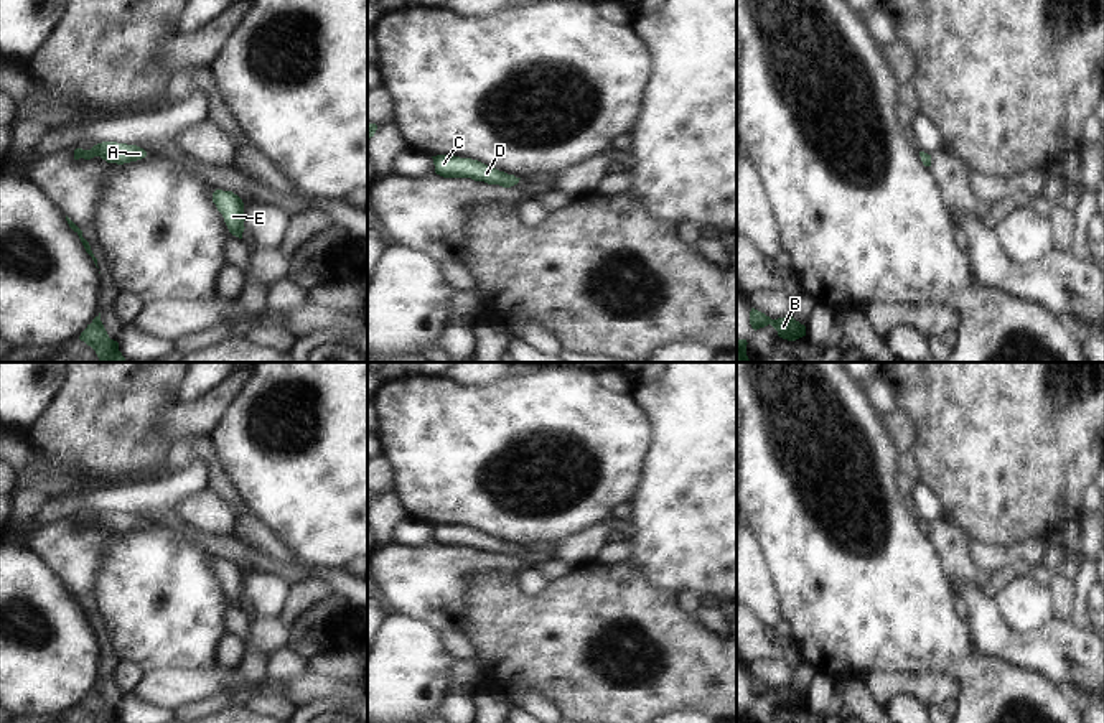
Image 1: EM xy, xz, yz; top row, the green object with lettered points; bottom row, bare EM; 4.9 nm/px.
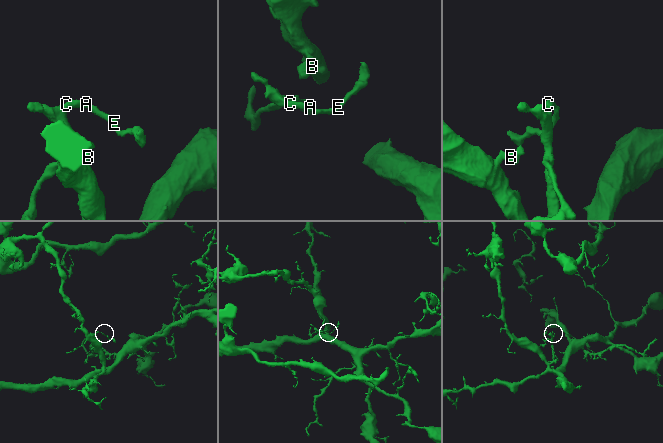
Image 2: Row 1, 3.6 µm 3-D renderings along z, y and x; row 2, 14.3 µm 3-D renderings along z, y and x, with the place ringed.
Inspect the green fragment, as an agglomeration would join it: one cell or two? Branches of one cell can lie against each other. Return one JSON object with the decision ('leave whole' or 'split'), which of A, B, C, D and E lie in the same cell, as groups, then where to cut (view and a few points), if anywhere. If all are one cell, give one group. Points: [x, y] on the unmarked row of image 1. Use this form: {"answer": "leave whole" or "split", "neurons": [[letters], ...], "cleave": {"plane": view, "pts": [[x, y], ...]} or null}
{"answer": "leave whole", "neurons": [["A", "B", "C", "D", "E"]], "cleave": null}

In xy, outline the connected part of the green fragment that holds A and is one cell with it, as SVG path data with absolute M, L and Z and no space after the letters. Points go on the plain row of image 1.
M102 511L94 514L91 519L76 517L74 529L84 527L91 529L101 525L107 532L130 532L147 525L147 520L137 514L117 512L117 511Z

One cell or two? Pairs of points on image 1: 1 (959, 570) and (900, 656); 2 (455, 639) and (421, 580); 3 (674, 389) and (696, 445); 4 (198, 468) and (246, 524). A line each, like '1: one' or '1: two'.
1: two
2: two
3: one
4: two

